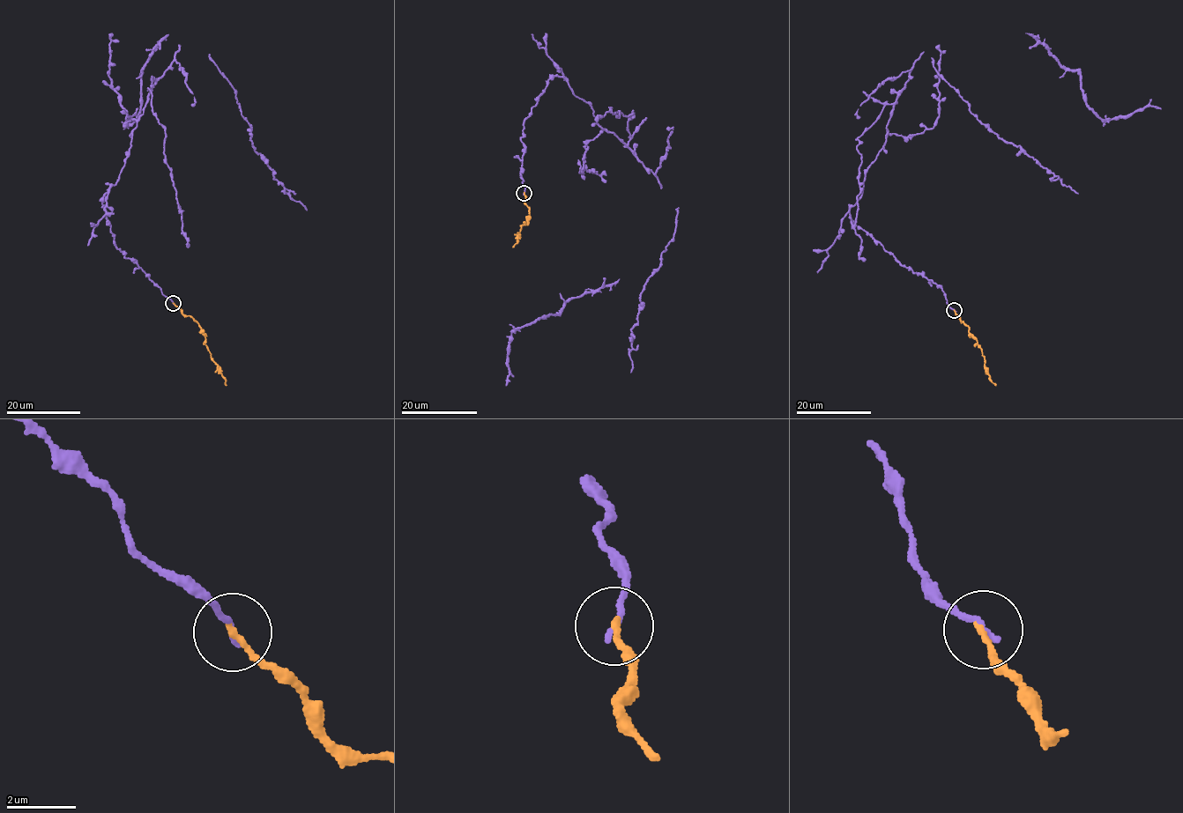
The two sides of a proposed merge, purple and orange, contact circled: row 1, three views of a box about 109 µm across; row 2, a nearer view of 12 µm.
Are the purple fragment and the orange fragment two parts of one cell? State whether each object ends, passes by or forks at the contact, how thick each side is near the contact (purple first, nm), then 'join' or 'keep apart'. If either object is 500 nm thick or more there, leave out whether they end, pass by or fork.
purple ends there; orange ends there; 180 nm thick on the purple side, 170 nm on the other; join

